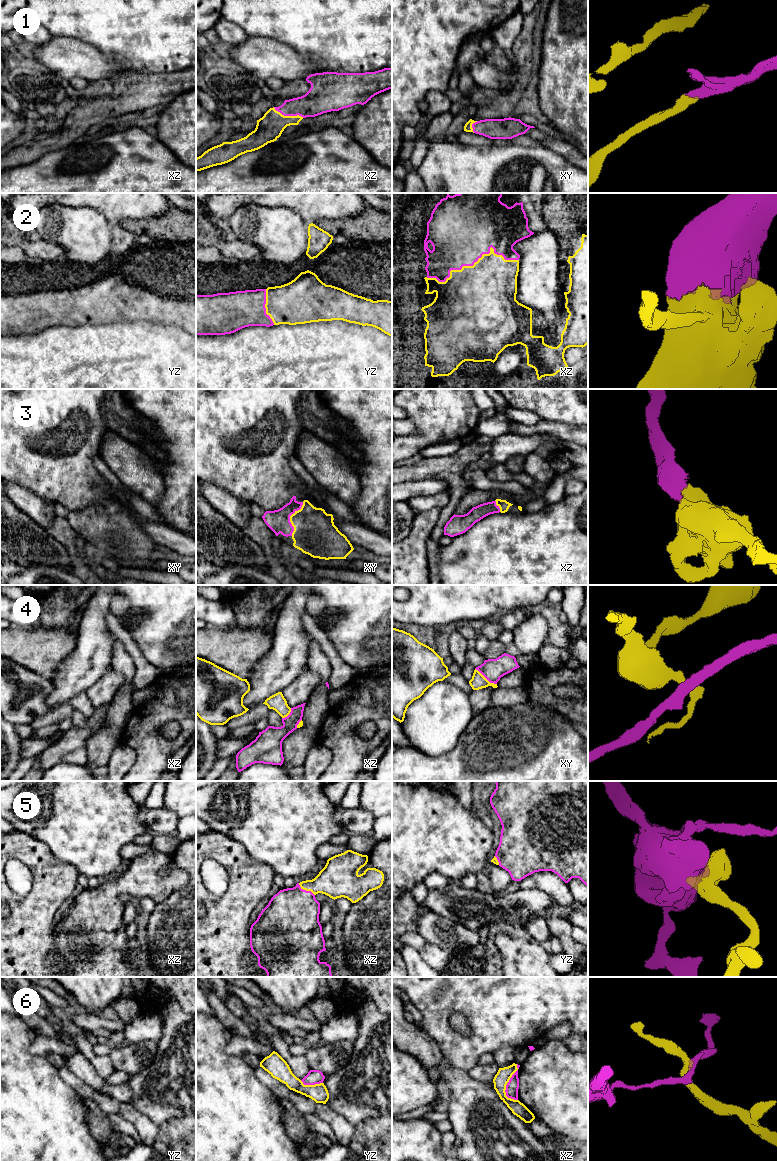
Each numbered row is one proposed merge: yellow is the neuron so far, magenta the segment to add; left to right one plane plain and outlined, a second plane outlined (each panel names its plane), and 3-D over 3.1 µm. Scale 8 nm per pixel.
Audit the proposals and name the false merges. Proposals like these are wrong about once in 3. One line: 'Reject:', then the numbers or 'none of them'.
Reject: 4, 6

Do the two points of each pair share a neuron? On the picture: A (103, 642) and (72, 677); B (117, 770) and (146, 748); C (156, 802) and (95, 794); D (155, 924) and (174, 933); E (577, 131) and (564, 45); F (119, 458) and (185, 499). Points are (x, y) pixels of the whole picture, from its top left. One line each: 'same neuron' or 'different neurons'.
A: same neuron
B: different neurons
C: different neurons
D: same neuron
E: same neuron
F: different neurons

